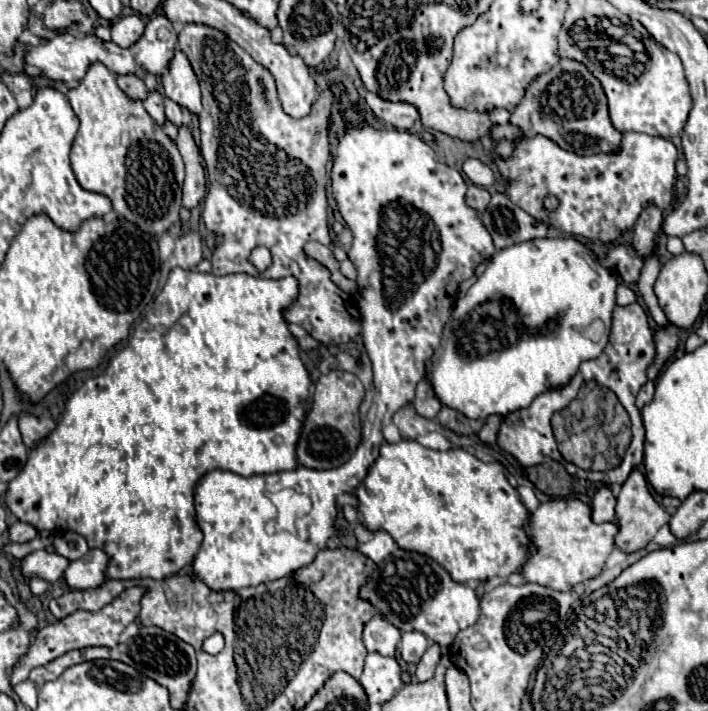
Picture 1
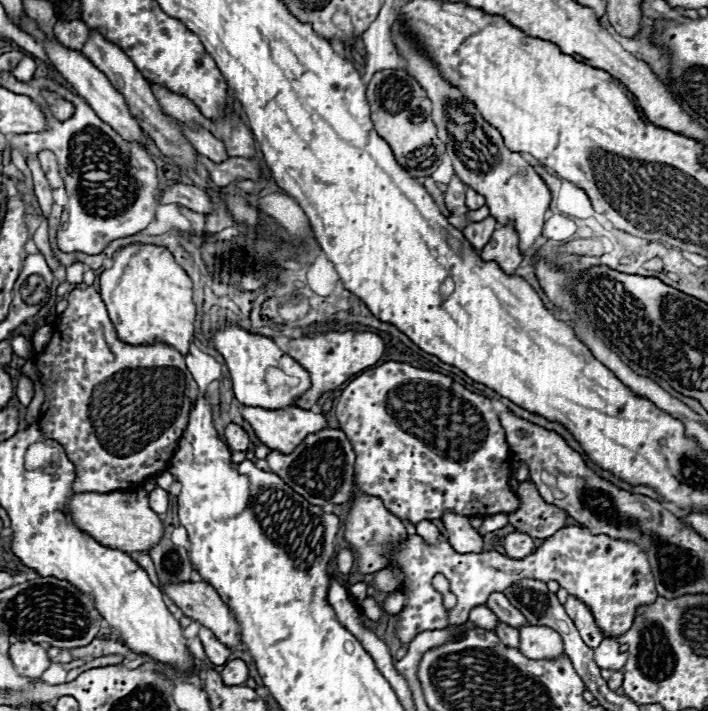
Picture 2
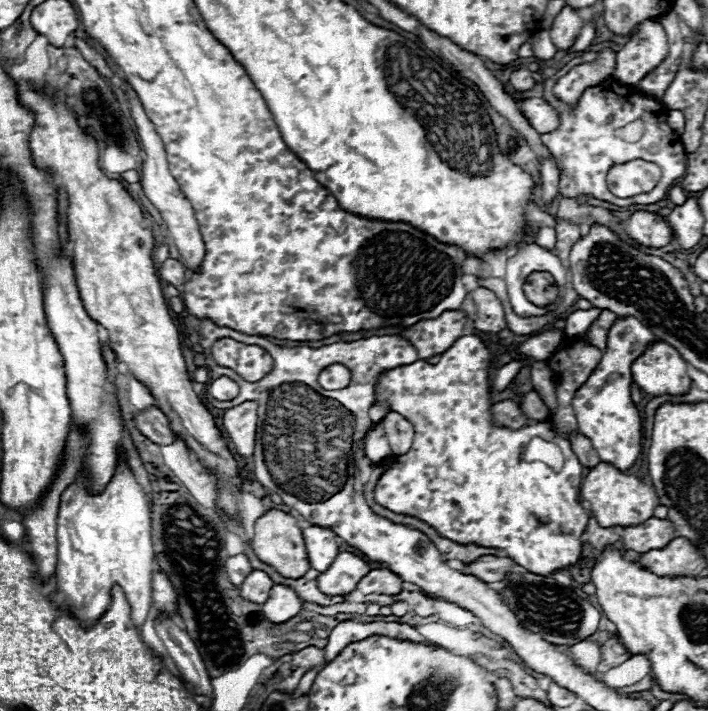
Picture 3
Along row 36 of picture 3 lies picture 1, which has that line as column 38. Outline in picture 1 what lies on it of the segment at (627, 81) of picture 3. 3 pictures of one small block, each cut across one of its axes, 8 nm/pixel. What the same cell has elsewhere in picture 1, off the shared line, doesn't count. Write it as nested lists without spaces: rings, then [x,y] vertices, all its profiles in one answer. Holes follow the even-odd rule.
[[[142,586],[126,588],[126,592],[116,596],[116,600],[112,600],[112,604],[106,604],[100,612],[74,612],[72,616],[66,616],[62,620],[56,620],[54,624],[48,624],[48,626],[40,628],[36,632],[36,638],[30,644],[28,652],[16,662],[16,668],[12,670],[12,686],[22,682],[22,680],[26,680],[32,668],[44,666],[44,664],[56,660],[58,656],[62,656],[62,654],[66,654],[70,650],[78,650],[78,648],[86,648],[86,646],[108,646],[108,648],[114,648],[118,644],[118,636],[122,634],[122,630],[130,622],[134,622],[138,618],[140,600],[142,600],[144,592],[146,590]]]

